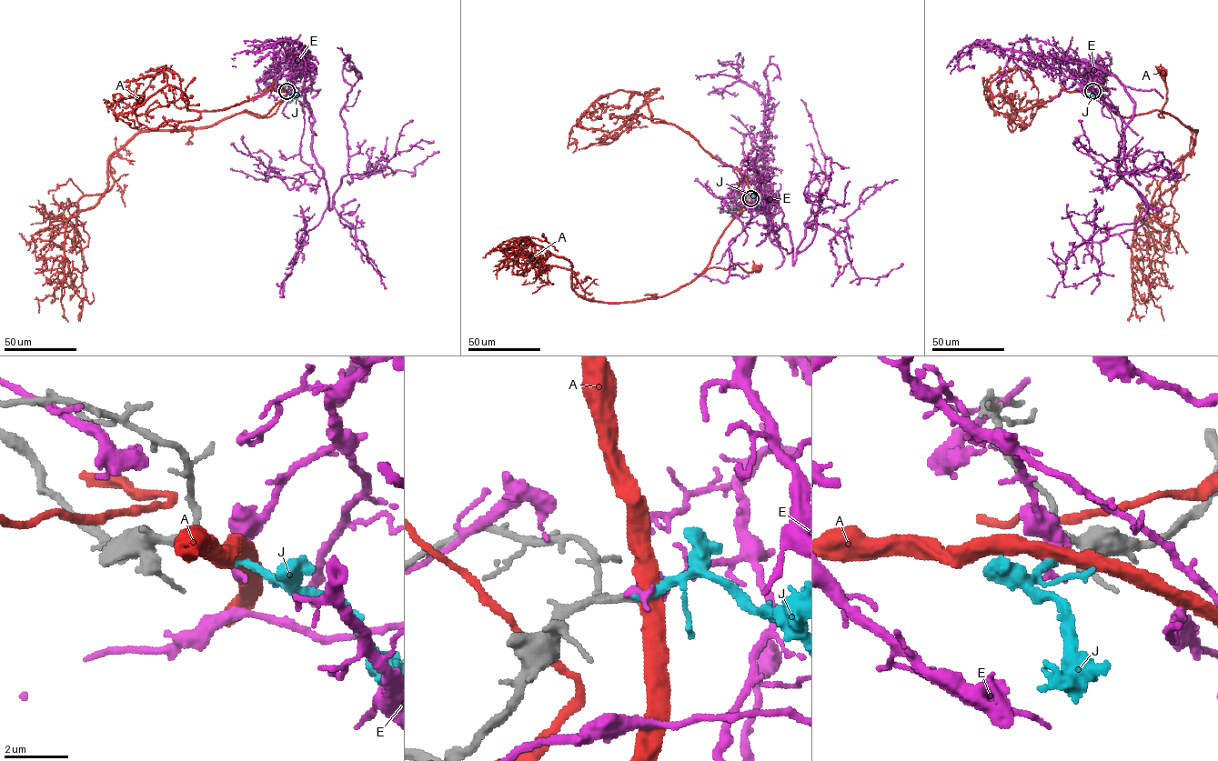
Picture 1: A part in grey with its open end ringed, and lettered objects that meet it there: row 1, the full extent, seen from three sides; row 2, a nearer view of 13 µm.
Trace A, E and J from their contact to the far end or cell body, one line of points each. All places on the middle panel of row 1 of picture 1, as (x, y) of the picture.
A: (750, 198), (750, 205), (732, 220), (720, 236), (706, 269), (727, 269), (737, 264), (751, 273), (757, 268)
E: (750, 197), (757, 185), (765, 227), (790, 233), (793, 264), (825, 177), (800, 99)
J: (750, 198), (754, 196), (760, 202), (753, 208)

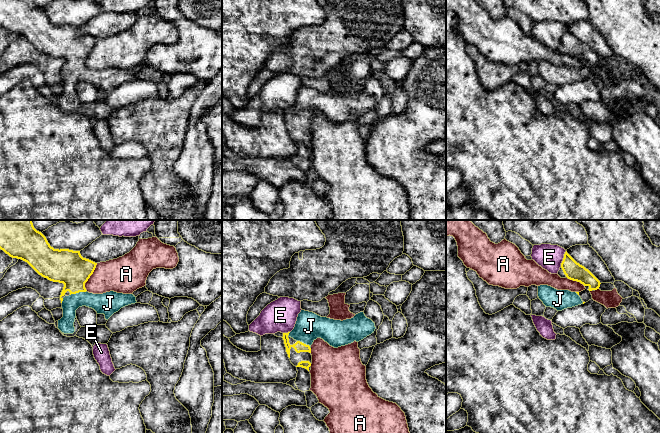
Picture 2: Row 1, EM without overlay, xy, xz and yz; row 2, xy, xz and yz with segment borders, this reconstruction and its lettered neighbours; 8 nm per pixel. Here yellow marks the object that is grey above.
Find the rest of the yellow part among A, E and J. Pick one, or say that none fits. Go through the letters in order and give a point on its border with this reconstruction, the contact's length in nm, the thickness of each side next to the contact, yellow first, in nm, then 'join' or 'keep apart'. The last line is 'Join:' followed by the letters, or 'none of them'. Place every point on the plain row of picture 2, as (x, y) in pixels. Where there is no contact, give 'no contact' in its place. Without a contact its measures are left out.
A: contact xy (89, 53); length 240 nm; calibres 280 and 280 nm; keep apart
E: contact yz (563, 35); length 140 nm; calibres 150 and 200 nm; keep apart
J: contact xy (78, 68); length 140 nm; calibres 280 and 180 nm; join
Join: J

